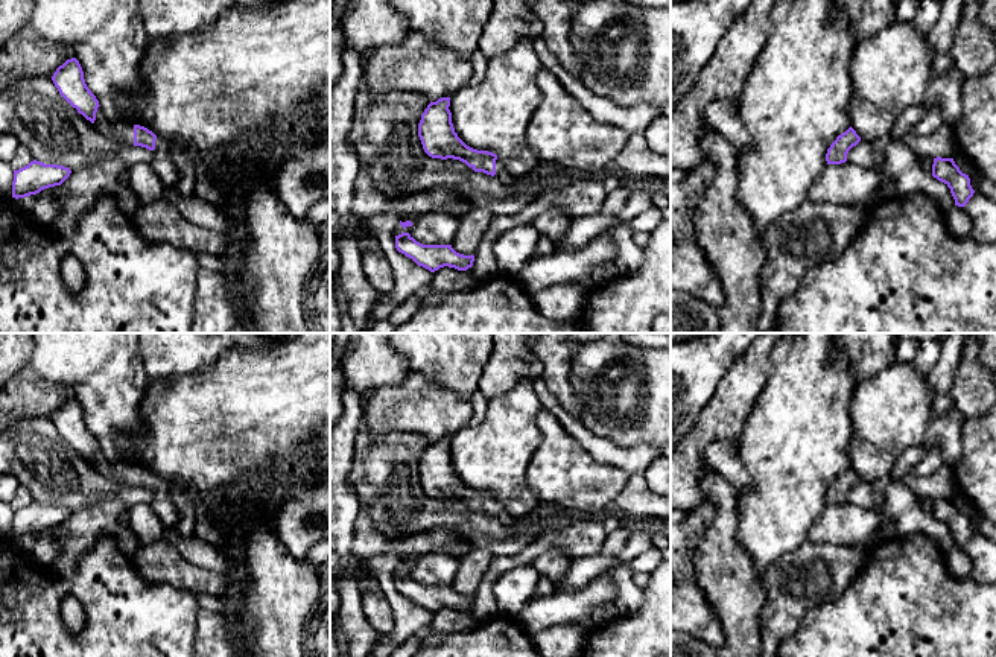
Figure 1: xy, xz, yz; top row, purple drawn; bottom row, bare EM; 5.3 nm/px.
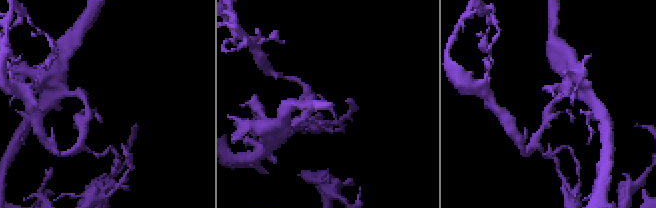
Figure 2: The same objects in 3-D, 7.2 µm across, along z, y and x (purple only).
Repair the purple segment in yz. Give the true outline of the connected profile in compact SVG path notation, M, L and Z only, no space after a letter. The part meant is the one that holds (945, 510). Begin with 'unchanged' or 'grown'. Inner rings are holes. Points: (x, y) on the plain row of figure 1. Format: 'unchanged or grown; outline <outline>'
unchanged; outline M934 499L932 517L944 523L955 540L955 546L966 548L975 531L970 526L969 516L963 514L953 499Z

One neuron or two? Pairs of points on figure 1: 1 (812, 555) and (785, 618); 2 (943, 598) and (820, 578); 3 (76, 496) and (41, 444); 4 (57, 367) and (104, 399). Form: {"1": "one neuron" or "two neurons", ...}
{"1": "one neuron", "2": "two neurons", "3": "one neuron", "4": "one neuron"}

